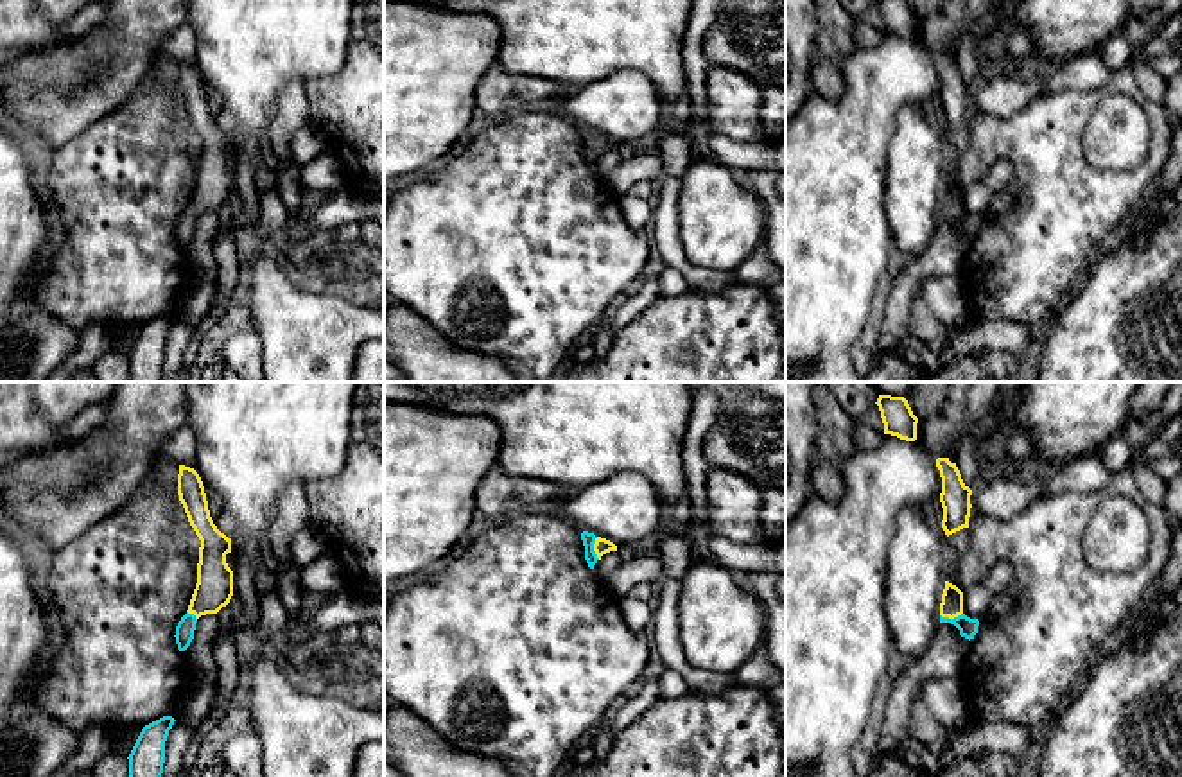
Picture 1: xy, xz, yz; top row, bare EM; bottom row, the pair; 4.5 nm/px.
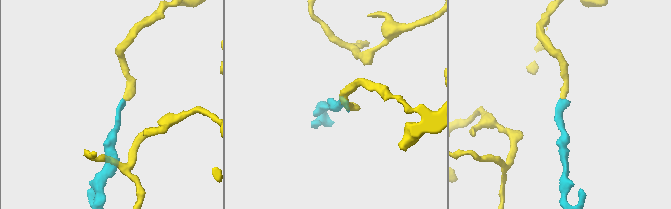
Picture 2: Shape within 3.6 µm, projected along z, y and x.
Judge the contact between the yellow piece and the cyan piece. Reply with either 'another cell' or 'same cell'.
same cell

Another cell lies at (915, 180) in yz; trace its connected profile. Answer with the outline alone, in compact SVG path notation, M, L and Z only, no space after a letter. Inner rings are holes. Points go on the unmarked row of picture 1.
M922 106L900 108L897 131L888 147L884 210L893 242L909 258L920 257L938 230L940 201L947 179L942 170L945 138L943 126L931 122Z

